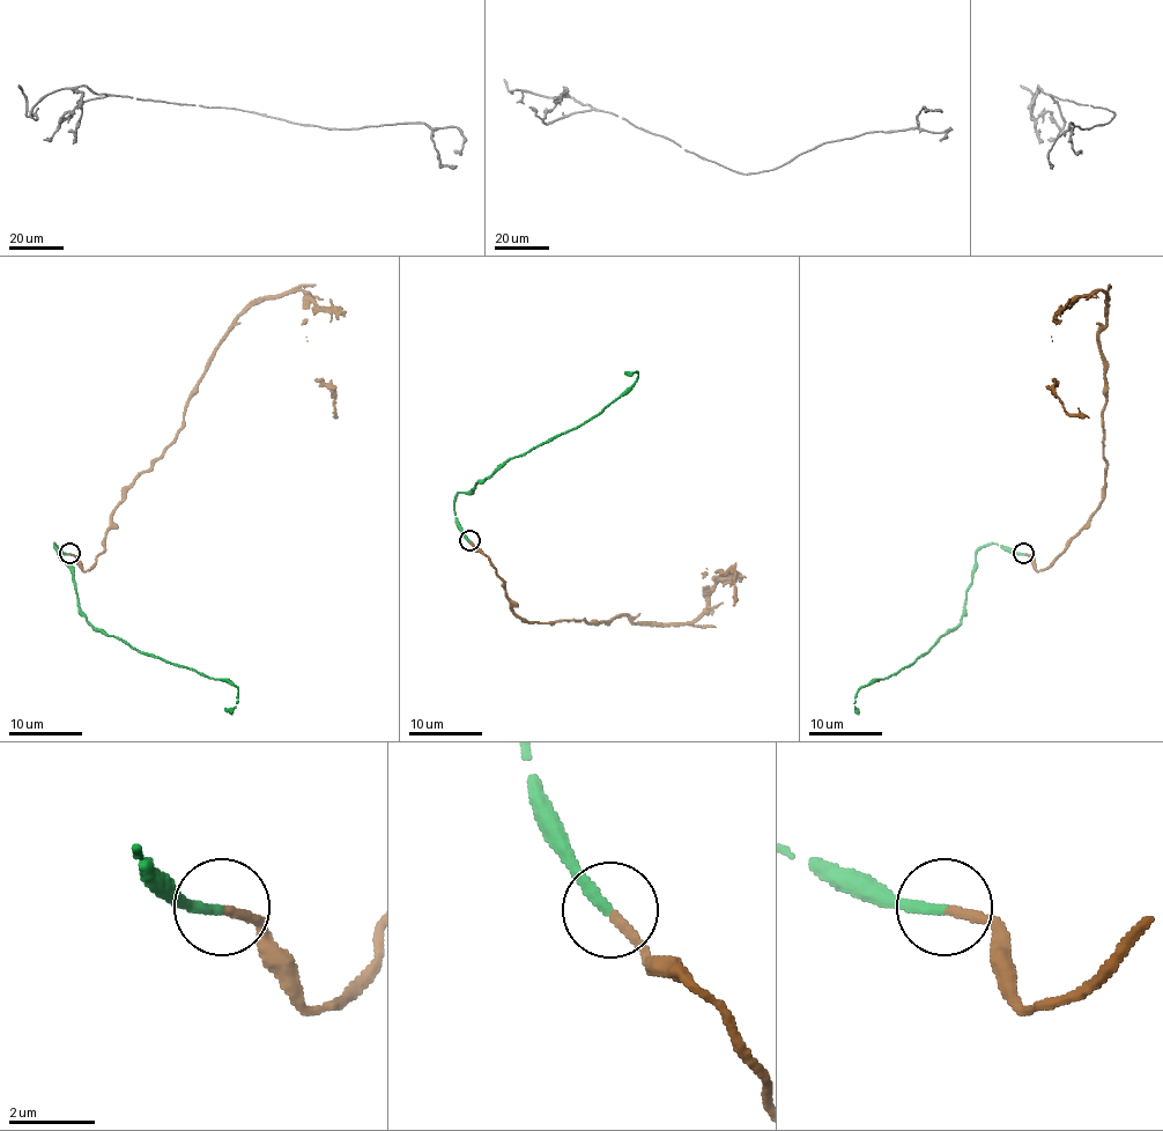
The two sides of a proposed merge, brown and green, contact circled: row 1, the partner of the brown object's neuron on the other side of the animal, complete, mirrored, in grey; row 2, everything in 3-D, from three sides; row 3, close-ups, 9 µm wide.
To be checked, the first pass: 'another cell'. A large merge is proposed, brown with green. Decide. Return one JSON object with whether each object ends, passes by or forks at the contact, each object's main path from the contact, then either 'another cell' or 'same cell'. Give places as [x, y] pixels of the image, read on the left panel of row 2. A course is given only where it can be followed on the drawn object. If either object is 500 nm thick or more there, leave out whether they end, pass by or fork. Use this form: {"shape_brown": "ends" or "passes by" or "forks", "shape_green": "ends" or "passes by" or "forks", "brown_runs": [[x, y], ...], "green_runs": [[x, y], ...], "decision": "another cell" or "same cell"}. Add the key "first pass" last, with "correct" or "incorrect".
{"shape_brown": "ends", "shape_green": "ends", "brown_runs": [[69, 553], [84, 571], [104, 549], [125, 490], [263, 300], [313, 304], [301, 325], [332, 416]], "green_runs": [[69, 553], [54, 544], [72, 571], [79, 612], [141, 652], [226, 678], [238, 693], [237, 703], [224, 708]], "decision": "same cell", "first pass": "incorrect"}

